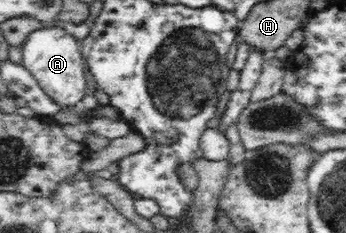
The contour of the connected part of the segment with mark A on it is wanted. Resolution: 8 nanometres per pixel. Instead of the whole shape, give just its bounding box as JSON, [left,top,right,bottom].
[22,24,88,107]

